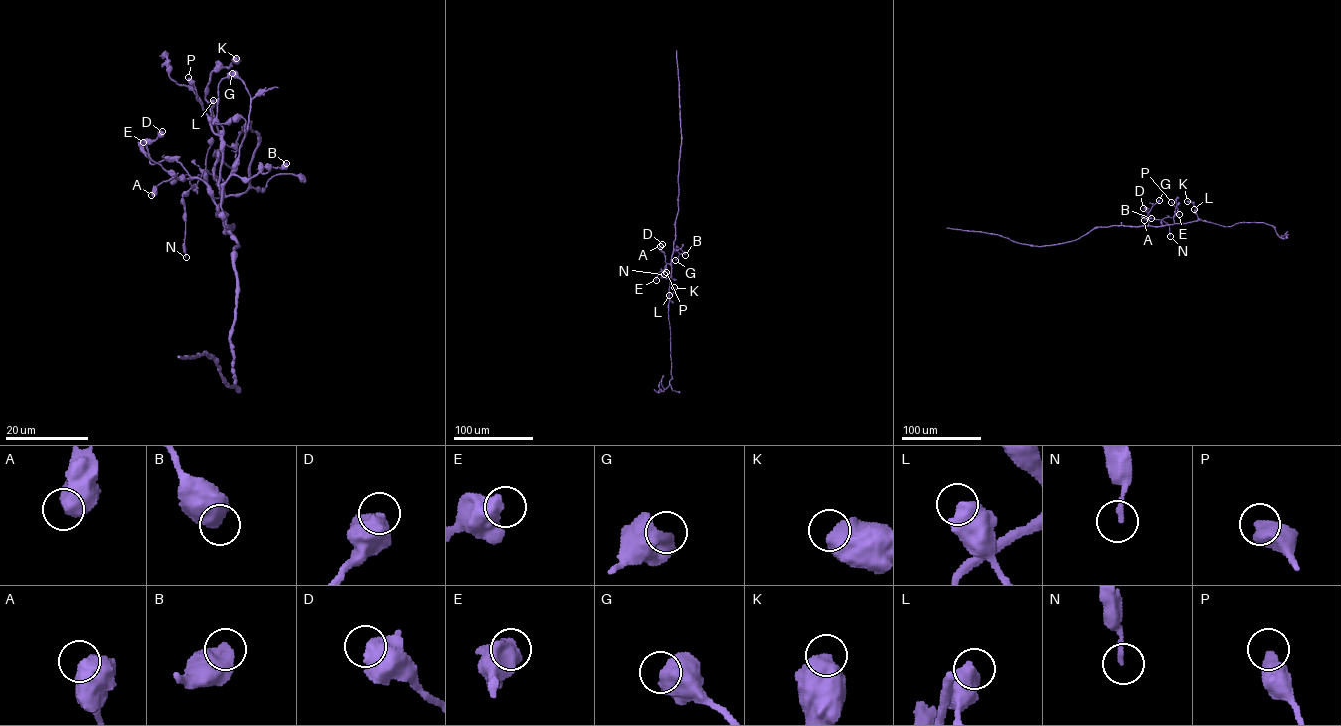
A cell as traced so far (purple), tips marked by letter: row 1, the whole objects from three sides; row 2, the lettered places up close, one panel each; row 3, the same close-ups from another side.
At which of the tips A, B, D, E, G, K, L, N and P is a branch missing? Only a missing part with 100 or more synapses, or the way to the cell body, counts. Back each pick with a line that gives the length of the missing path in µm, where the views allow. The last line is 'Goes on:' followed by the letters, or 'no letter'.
Goes on: no letter

